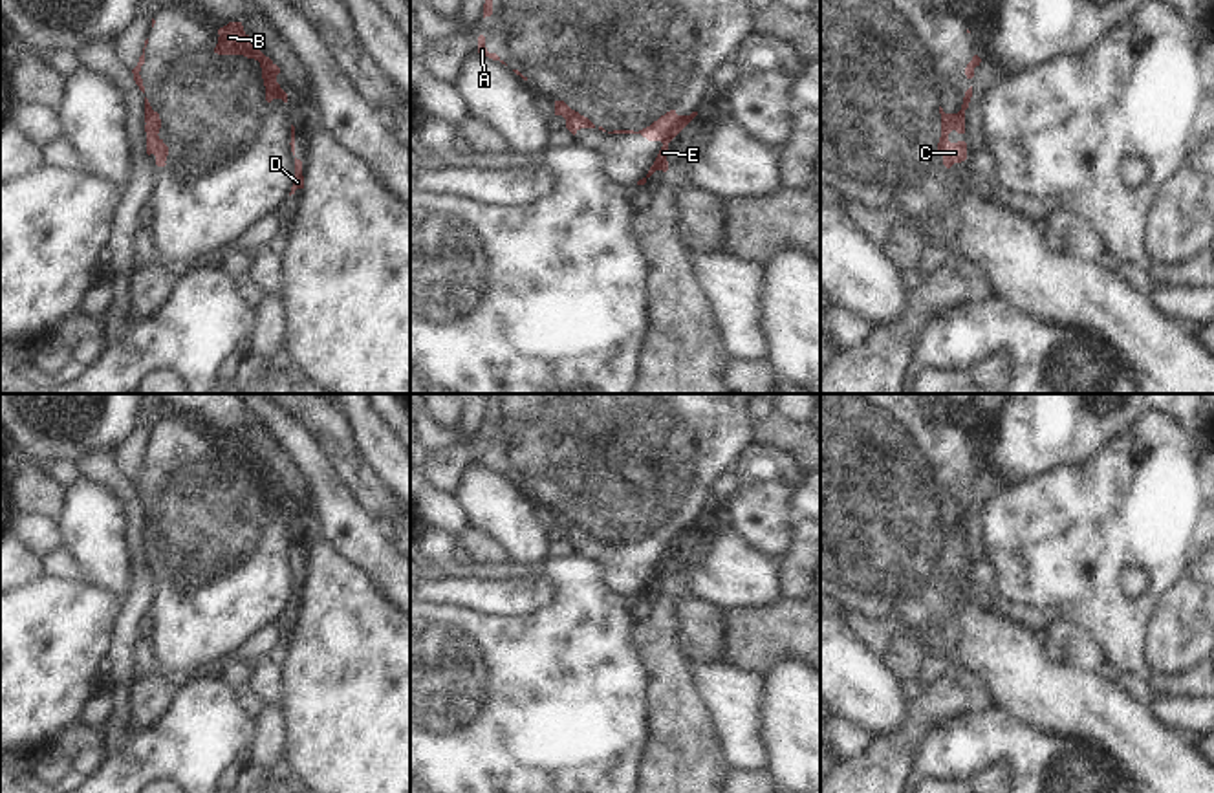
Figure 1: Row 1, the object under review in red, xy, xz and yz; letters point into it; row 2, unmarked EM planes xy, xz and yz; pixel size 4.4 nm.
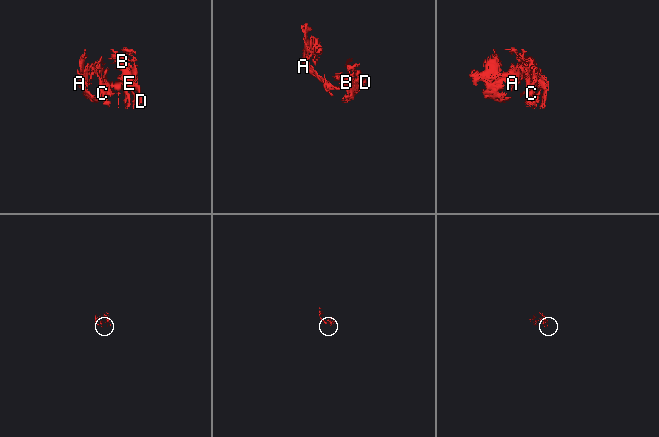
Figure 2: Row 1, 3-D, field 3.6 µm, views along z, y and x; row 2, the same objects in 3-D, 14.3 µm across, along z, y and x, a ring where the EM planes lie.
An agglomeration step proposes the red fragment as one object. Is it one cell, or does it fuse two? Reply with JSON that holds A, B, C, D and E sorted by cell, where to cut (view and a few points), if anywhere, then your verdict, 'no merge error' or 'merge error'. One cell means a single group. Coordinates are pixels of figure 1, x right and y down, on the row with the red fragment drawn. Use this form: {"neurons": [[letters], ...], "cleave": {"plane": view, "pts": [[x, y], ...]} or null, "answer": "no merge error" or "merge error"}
{"neurons": [["A"], ["B", "C", "D", "E"]], "cleave": {"plane": "xz", "pts": [[555, 103], [564, 107], [564, 116]]}, "answer": "merge error"}

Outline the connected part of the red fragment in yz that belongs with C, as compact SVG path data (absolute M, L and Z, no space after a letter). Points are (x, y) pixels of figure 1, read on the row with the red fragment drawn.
M939 106L941 114L941 137L938 143L938 154L943 156L943 165L950 168L954 163L961 163L967 159L967 143L958 141L950 143L948 134L956 130L958 134L965 134L965 112L959 110L958 114L945 114Z

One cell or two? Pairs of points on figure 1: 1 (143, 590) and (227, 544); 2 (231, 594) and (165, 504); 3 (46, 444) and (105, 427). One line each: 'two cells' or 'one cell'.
1: two cells
2: one cell
3: one cell

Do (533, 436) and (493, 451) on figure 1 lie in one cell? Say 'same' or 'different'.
same

